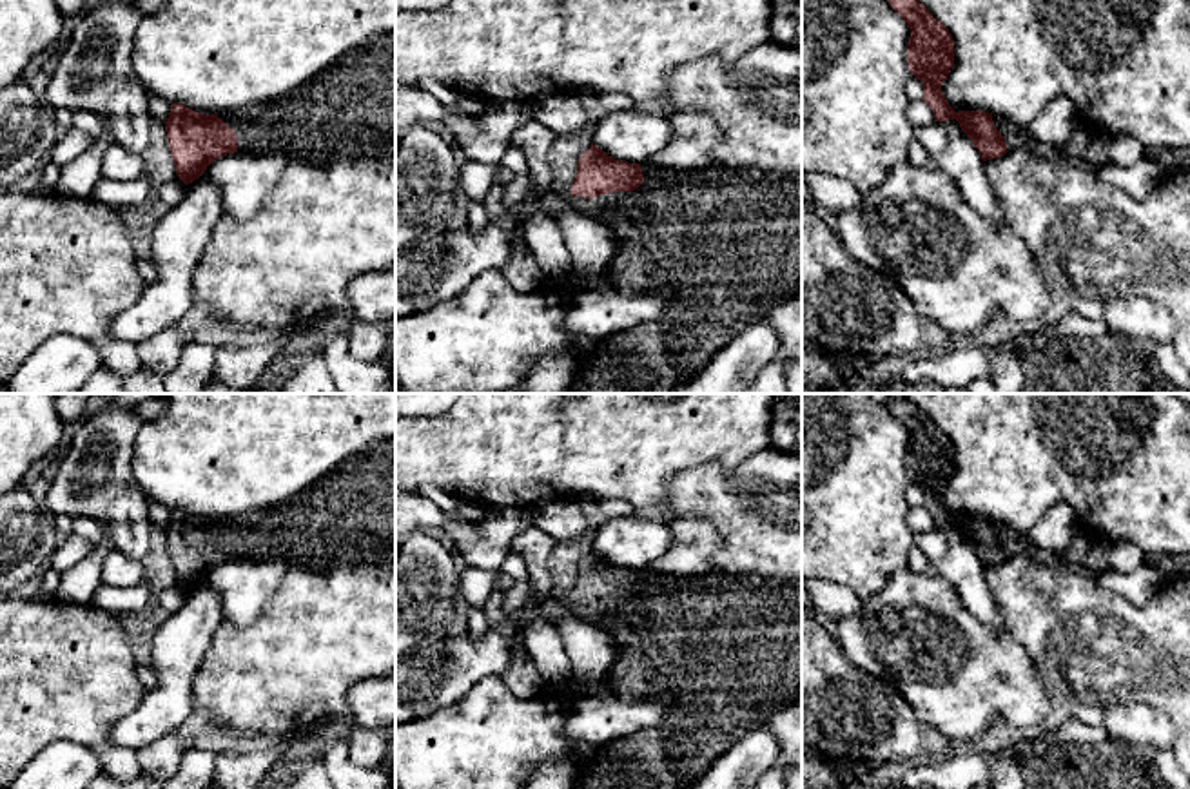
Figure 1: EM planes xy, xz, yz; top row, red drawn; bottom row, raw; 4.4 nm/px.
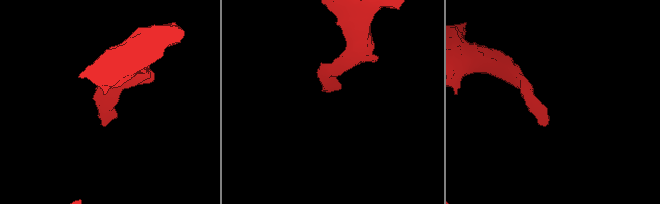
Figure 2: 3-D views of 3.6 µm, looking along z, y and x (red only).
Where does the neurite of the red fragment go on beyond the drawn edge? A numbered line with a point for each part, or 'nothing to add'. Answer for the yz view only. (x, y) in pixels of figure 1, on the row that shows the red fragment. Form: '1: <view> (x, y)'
1: yz (1087, 144)

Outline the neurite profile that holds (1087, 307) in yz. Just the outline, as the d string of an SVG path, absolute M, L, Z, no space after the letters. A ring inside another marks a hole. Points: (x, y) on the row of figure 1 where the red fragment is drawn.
M1076 296L1072 301L1072 312L1079 314L1085 319L1101 319L1103 317L1103 301L1097 297Z

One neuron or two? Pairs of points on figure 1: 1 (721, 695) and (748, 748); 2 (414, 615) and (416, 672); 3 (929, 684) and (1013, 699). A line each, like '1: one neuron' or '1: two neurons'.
1: two neurons
2: two neurons
3: one neuron

